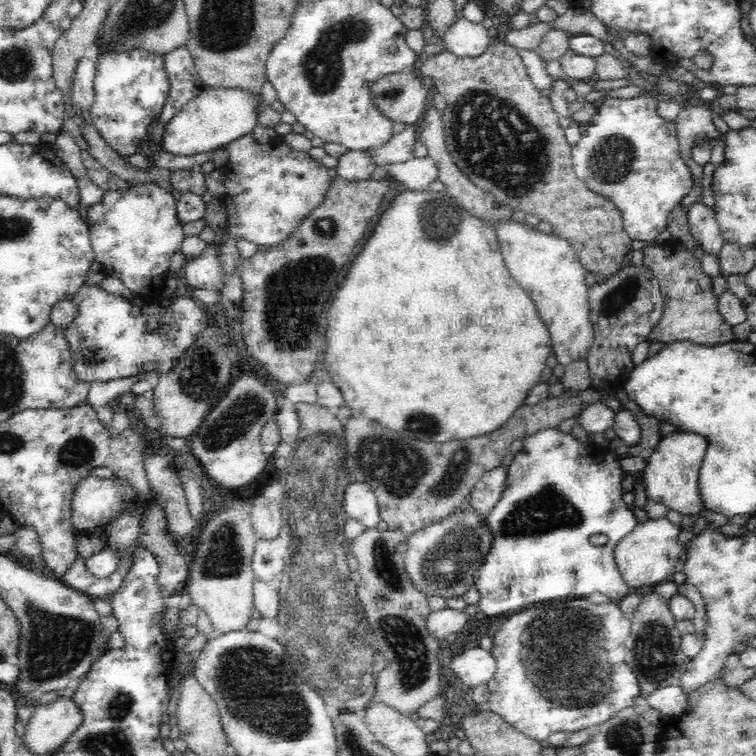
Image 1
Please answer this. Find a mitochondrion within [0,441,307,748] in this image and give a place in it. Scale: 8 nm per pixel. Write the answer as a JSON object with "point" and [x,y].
{"point":[55,645]}

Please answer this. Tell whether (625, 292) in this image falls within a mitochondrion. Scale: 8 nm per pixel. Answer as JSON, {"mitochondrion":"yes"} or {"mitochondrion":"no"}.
{"mitochondrion":"yes"}

